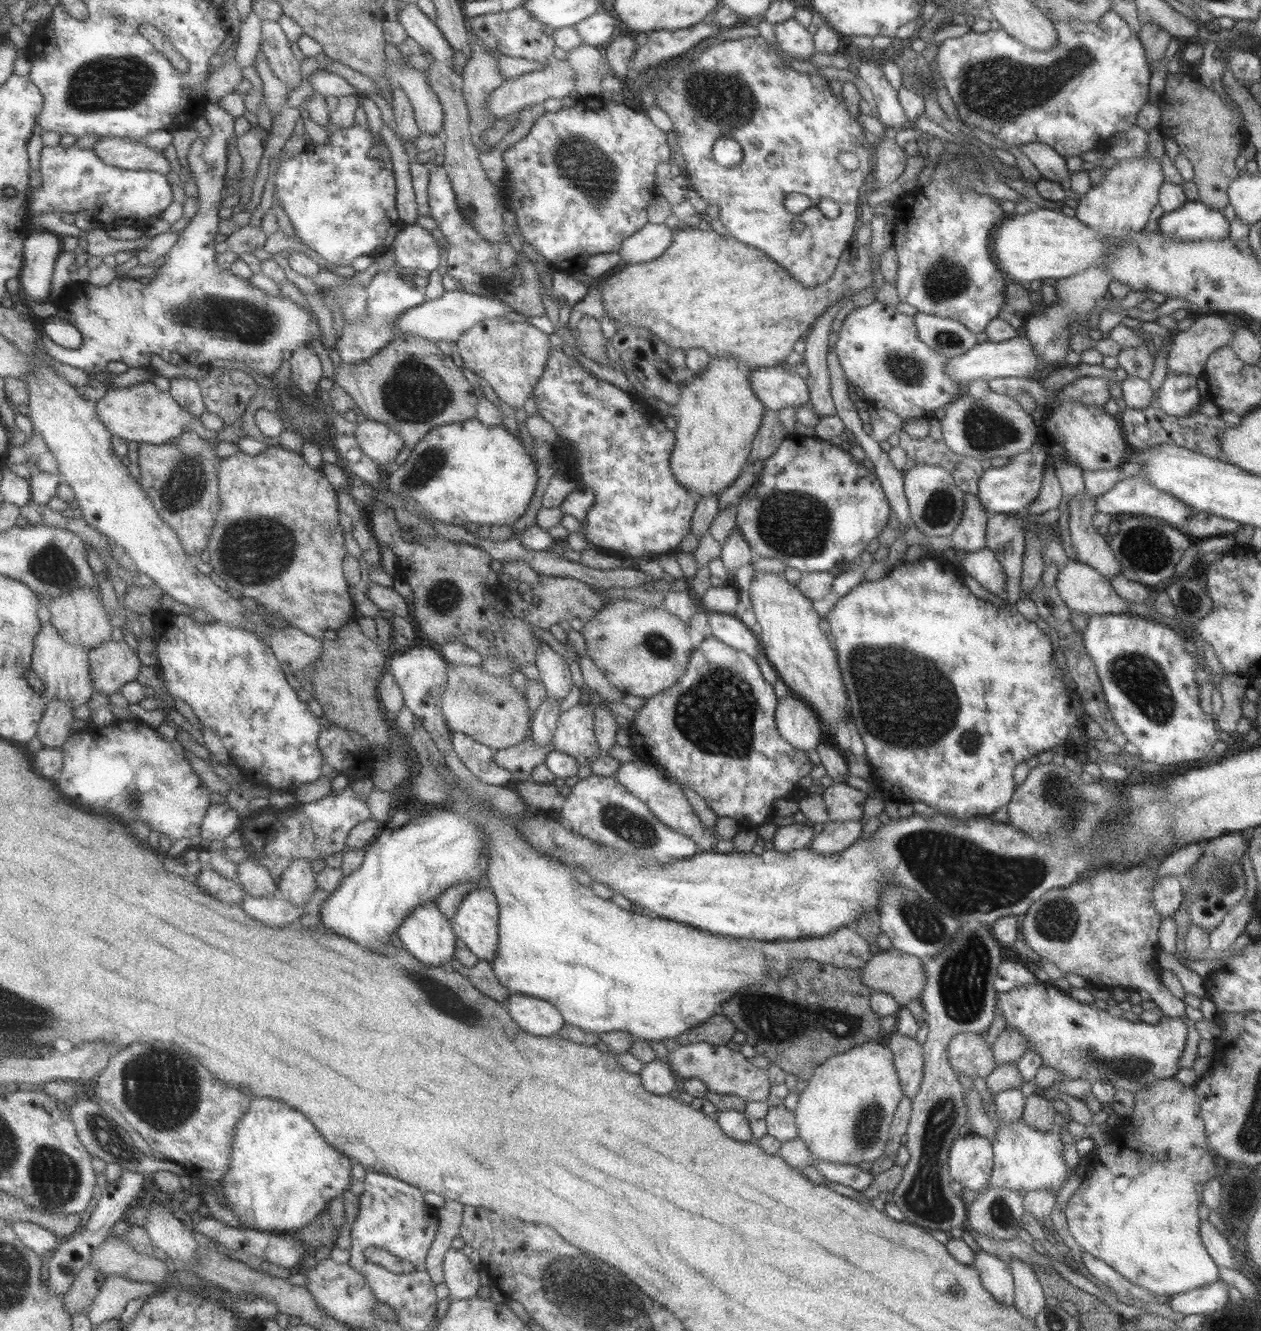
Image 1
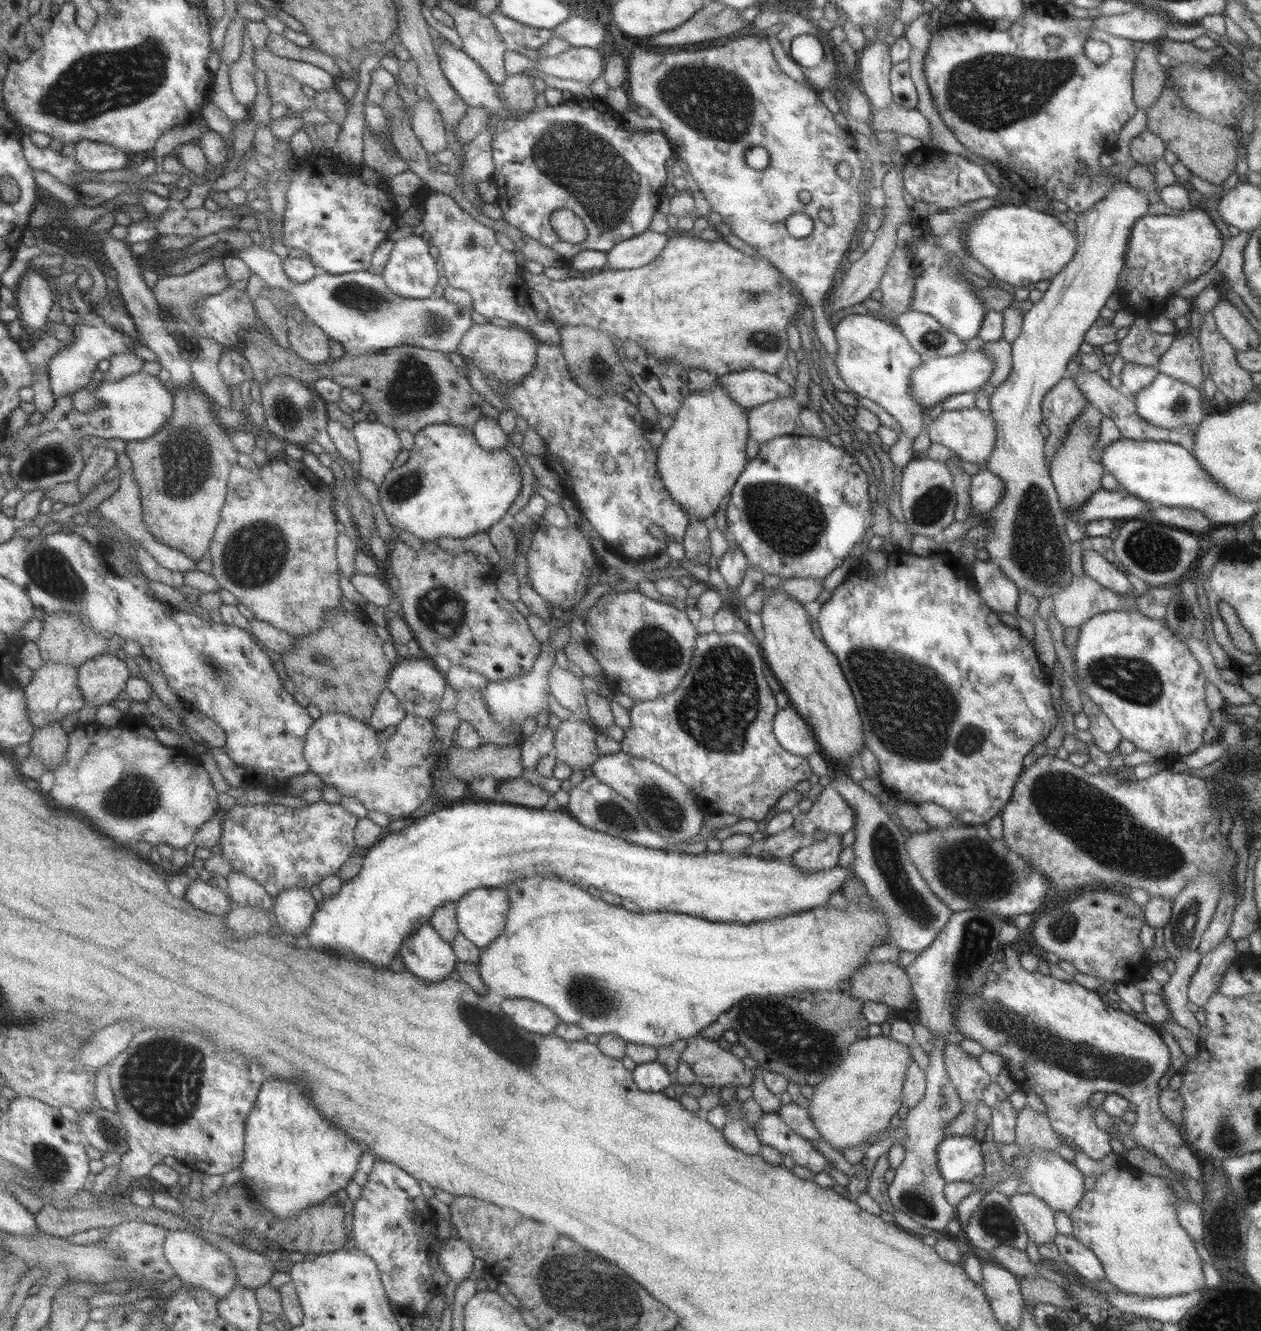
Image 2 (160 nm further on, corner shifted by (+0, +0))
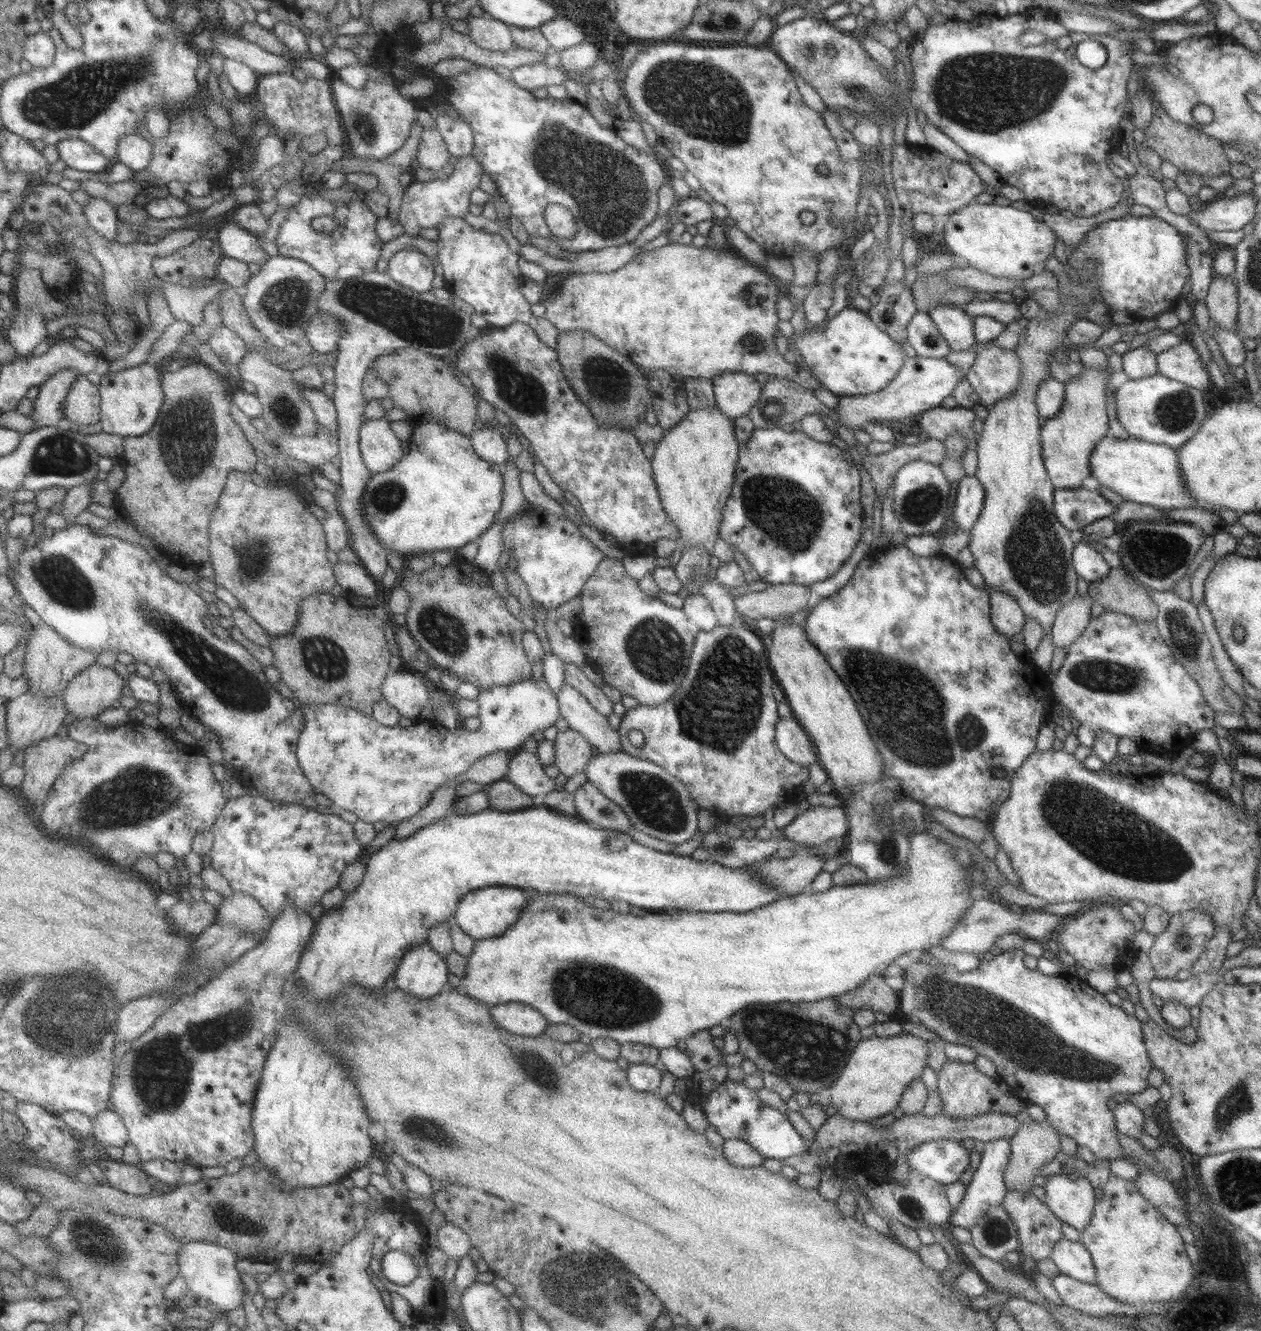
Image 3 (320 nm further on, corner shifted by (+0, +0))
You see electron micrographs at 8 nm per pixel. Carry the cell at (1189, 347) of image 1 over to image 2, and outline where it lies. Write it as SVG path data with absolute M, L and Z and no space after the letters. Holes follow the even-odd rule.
M1190 334L1179 339L1174 338L1169 348L1159 357L1155 367L1161 374L1201 389L1203 370L1199 365L1200 361L1198 339Z

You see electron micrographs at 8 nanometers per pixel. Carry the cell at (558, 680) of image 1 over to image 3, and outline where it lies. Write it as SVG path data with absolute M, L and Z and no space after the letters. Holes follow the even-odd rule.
M568 684L556 694L558 711L567 727L573 730L598 753L617 753L621 751L619 730L609 726L607 717L599 714L588 702Z

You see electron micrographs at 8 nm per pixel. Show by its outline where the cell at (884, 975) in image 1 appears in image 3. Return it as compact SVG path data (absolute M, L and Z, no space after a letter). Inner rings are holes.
M880 974L871 975L855 990L845 992L835 999L841 1007L870 1009L888 1016L899 1006L898 991L888 987Z

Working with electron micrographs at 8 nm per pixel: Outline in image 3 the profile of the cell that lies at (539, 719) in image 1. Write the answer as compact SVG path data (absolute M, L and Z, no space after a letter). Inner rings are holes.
M523 750L511 758L509 766L510 770L504 779L529 797L533 801L532 807L544 807L543 799L554 790L555 784L543 773L537 754Z

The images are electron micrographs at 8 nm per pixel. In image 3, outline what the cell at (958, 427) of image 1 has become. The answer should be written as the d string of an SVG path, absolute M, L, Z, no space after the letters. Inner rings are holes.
M939 405L921 413L919 426L928 437L937 440L945 440L947 435L958 432L968 440L967 446L975 447L976 440L971 429L973 420L975 415L967 407L955 406L947 409Z

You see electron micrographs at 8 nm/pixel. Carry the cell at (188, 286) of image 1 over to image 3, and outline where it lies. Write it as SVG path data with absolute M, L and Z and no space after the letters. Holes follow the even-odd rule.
M74 368L61 371L52 376L48 383L40 387L39 398L34 401L32 417L39 427L63 425L66 416L66 398L73 388L73 384L80 377Z

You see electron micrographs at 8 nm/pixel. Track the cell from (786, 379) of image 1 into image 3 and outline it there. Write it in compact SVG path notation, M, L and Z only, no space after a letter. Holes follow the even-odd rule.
M722 372L711 379L714 404L729 419L747 415L757 402L761 387L751 374Z

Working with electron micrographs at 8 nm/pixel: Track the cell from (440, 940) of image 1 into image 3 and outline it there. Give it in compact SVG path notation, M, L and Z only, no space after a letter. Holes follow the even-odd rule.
M425 941L403 957L396 975L396 986L417 998L435 998L448 988L450 965L443 955Z

